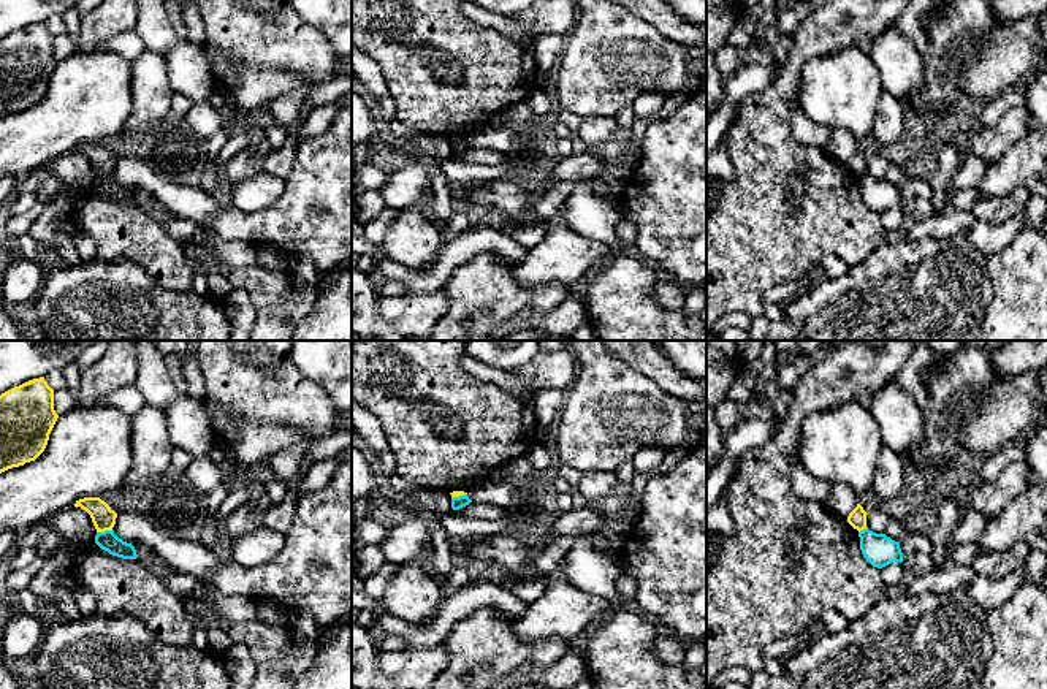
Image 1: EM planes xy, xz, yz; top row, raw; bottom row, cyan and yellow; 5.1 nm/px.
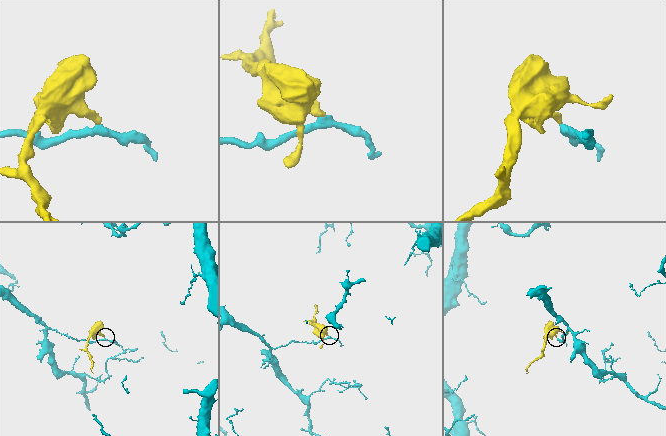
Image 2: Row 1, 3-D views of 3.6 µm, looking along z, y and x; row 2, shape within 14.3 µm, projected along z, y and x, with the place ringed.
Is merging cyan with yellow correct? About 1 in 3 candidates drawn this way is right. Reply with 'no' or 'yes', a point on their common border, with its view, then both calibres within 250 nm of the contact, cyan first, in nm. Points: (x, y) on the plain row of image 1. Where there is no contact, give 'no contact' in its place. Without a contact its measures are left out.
no | xy (105, 176) | 100/120 nm

